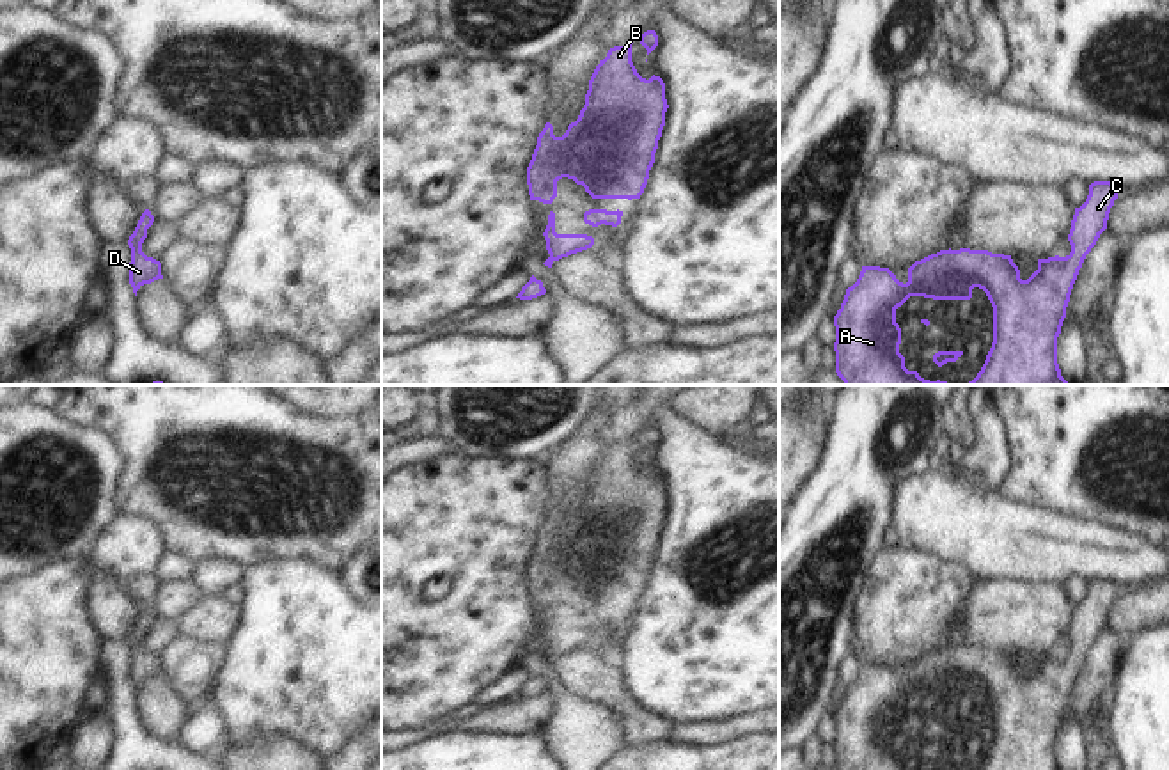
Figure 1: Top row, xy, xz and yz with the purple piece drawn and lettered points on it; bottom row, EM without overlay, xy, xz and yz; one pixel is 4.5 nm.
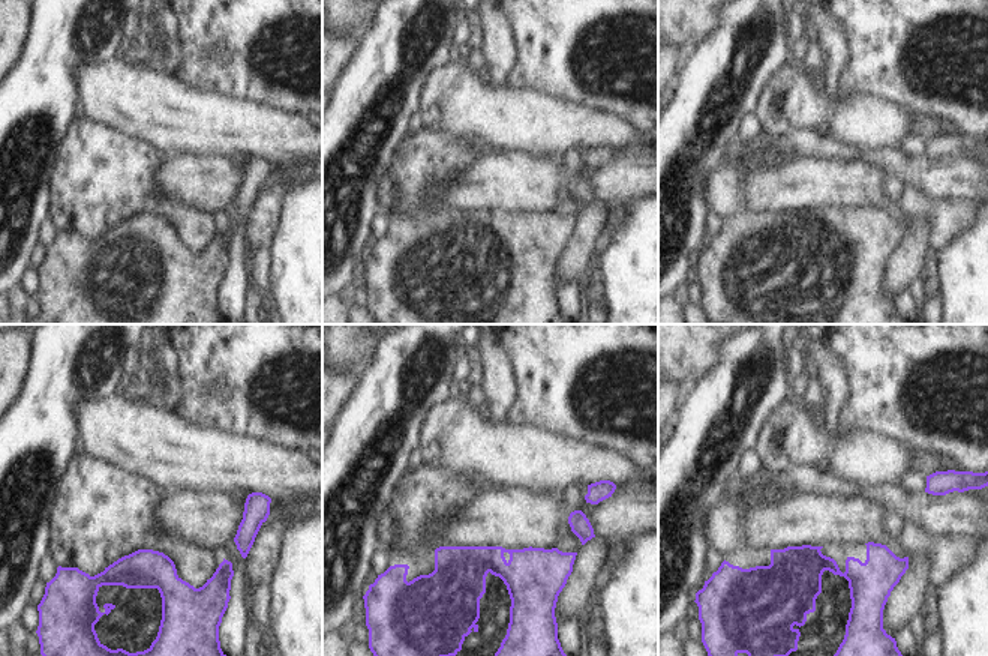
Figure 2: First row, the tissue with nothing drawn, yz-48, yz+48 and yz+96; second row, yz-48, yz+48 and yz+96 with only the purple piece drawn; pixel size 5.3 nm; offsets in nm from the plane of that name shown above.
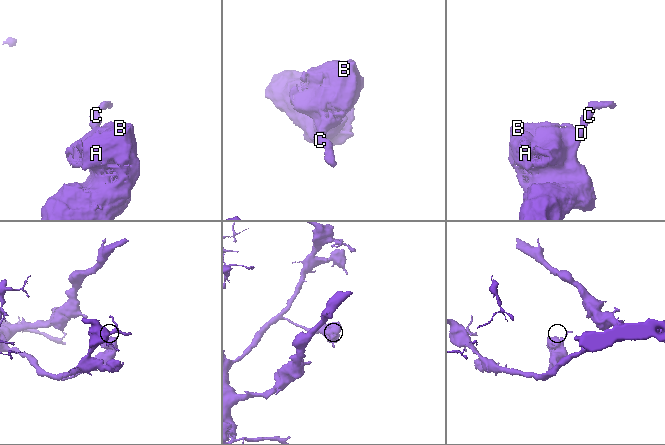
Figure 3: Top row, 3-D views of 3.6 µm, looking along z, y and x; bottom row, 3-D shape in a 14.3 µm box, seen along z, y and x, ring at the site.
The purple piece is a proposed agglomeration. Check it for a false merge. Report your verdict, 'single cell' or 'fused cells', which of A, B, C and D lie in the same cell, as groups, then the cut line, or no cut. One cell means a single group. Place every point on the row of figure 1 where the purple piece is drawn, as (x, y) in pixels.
single cell; groups A B C D; cut none

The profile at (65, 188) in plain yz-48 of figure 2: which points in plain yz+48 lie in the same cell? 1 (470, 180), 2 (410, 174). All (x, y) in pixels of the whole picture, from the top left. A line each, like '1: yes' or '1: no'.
1: no
2: yes

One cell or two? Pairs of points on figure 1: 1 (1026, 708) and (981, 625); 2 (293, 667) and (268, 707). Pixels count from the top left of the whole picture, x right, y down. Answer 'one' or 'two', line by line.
1: two
2: one

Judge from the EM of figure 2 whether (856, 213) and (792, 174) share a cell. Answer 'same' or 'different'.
different

